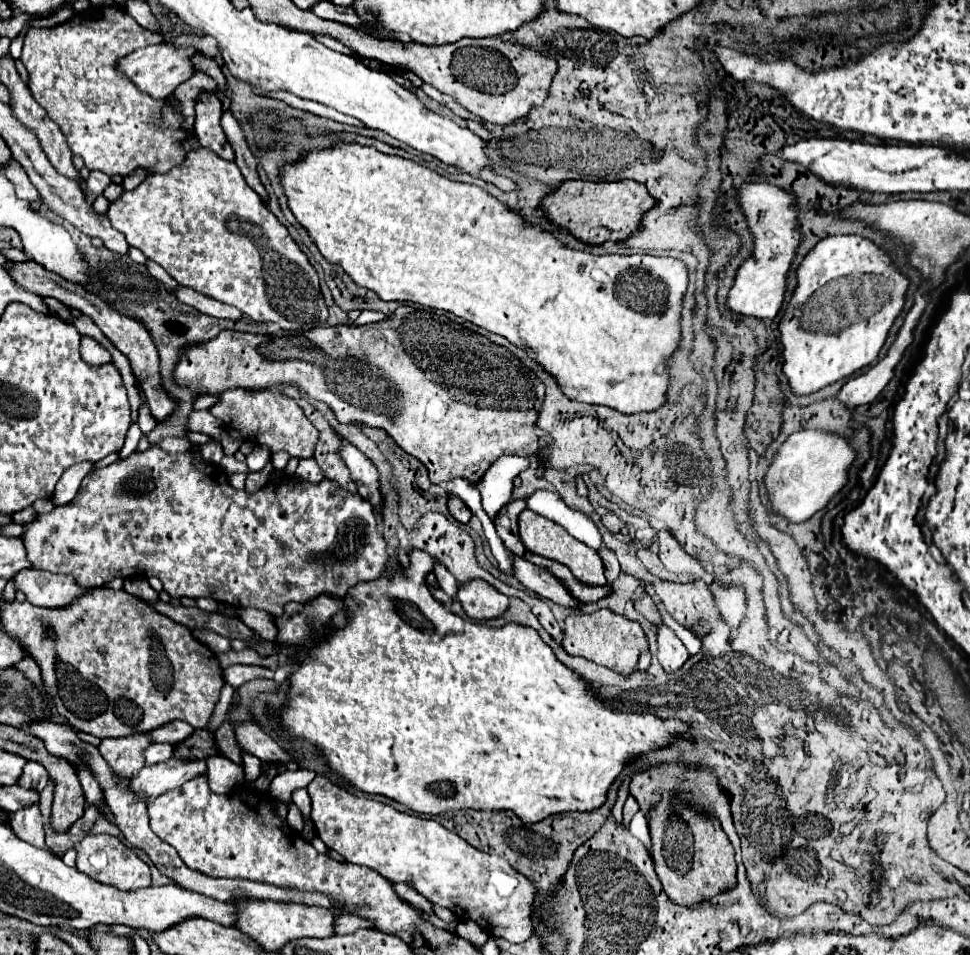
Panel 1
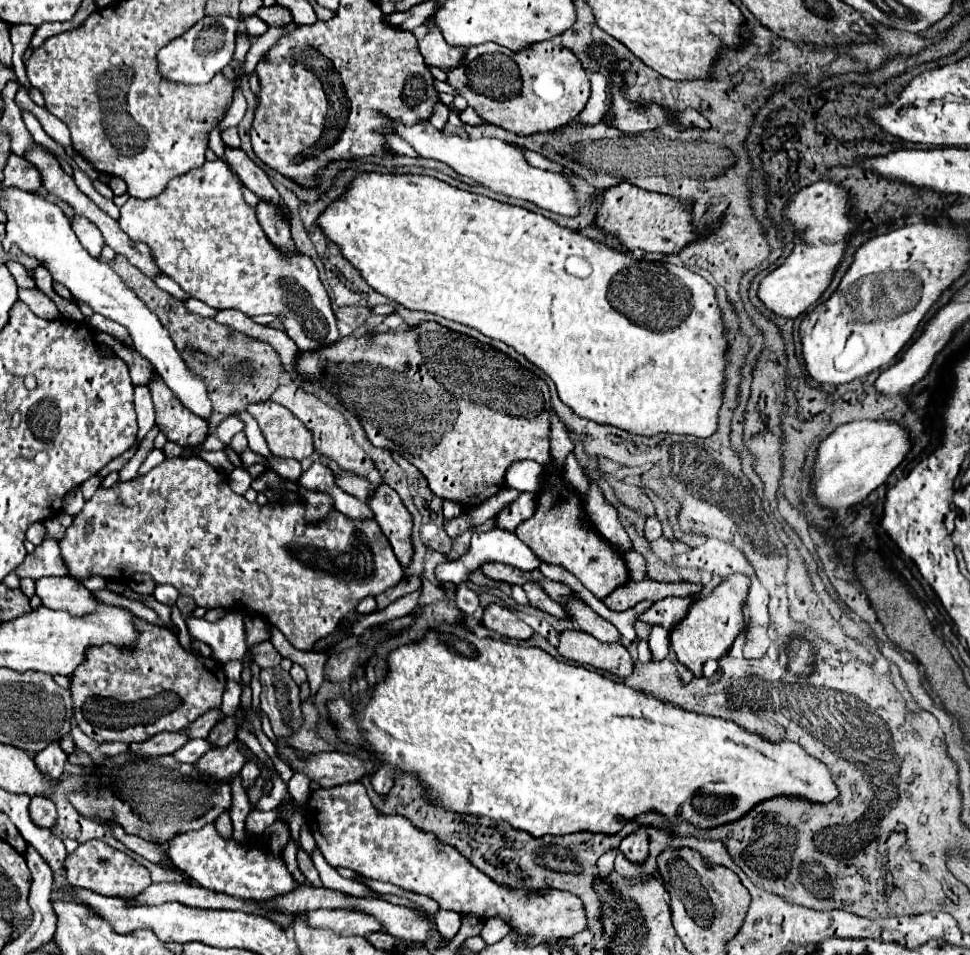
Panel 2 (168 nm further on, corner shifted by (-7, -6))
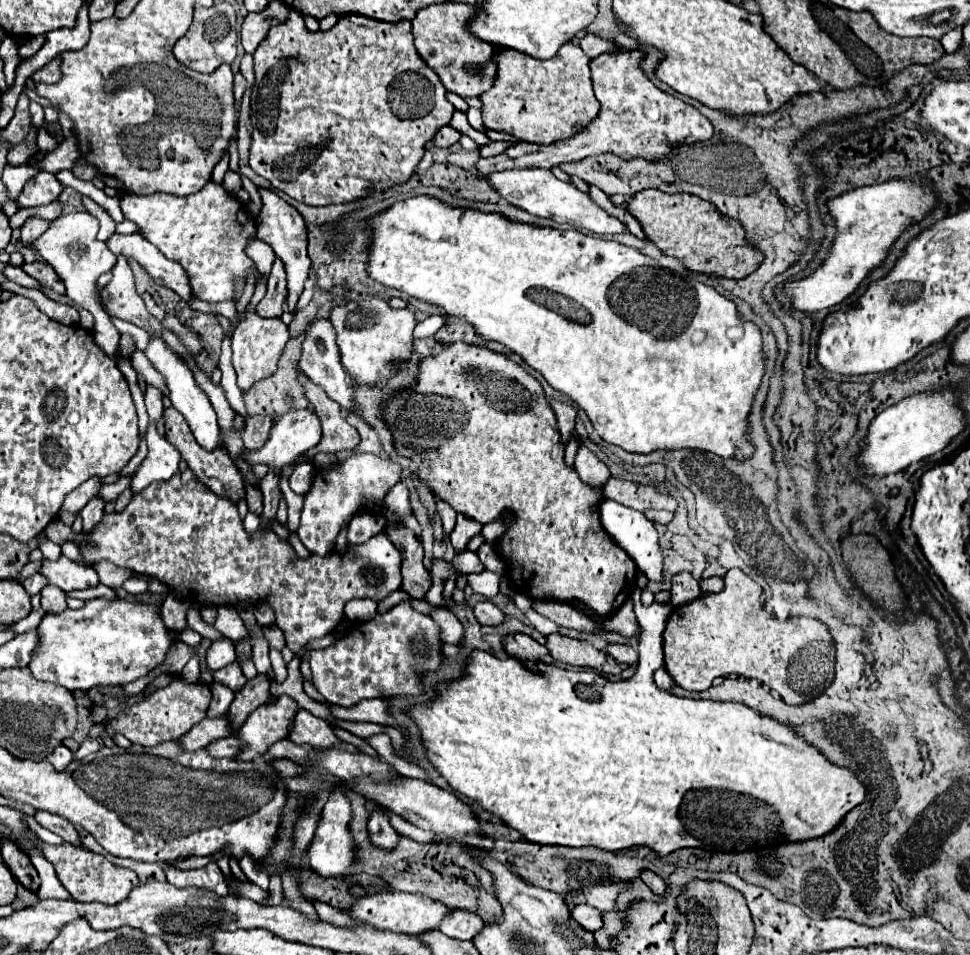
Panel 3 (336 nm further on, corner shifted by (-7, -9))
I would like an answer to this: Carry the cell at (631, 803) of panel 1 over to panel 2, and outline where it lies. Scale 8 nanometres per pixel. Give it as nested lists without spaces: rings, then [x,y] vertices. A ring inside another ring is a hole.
[[[640,827],[638,831],[634,831],[632,835],[624,837],[618,851],[632,863],[644,863],[644,859],[648,857],[648,833],[644,827]]]

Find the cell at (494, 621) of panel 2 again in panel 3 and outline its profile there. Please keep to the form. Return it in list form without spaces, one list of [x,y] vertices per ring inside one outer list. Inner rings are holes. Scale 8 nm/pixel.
[[[508,634],[504,638],[504,650],[514,658],[522,658],[522,662],[532,670],[536,670],[536,662],[548,654],[546,646],[526,634]]]

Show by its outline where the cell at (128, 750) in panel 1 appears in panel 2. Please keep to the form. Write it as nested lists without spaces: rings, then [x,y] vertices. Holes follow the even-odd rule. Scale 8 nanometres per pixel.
[[[184,731],[158,733],[144,743],[132,743],[130,751],[138,753],[138,755],[146,755],[146,757],[170,755],[170,753],[176,753],[180,747],[184,747],[186,741],[188,741],[188,735],[184,735]]]

